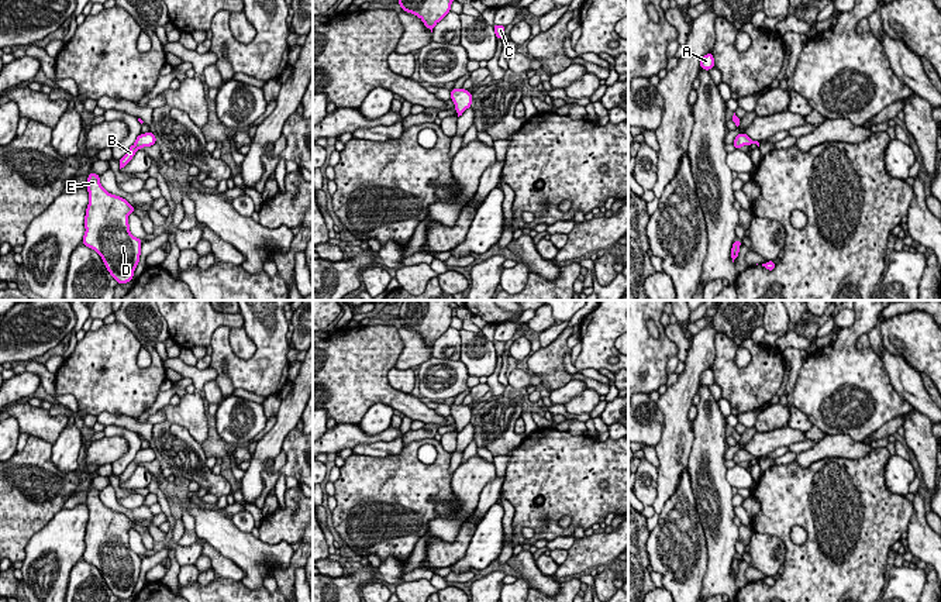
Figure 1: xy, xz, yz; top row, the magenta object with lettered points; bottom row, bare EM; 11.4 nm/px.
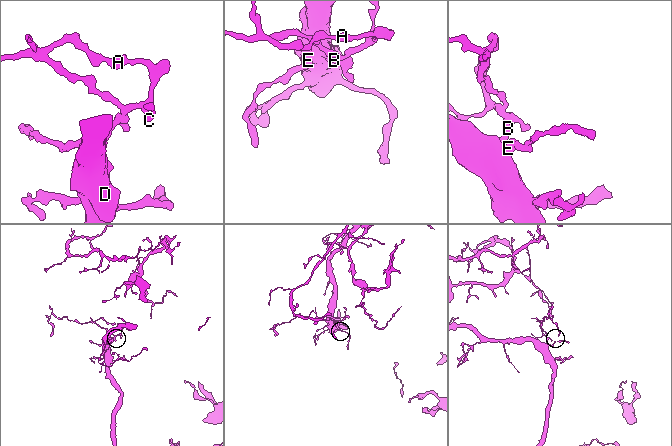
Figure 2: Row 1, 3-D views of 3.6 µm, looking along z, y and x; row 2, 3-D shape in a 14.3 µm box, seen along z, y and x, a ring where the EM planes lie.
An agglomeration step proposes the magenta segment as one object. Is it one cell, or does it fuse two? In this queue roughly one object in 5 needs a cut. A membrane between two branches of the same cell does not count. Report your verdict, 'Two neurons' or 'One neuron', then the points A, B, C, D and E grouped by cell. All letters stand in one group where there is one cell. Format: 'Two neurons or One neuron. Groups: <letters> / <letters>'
One neuron. Groups: A B C D E

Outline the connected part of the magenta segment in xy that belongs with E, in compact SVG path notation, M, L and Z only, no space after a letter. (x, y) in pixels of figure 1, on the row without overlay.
M89 489L89 520L82 560L94 565L117 599L128 599L139 578L142 557L130 548L128 530L134 529L125 515L108 509L97 489Z

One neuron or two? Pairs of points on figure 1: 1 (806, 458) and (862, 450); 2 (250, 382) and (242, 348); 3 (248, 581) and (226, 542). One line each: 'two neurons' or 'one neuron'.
1: one neuron
2: two neurons
3: one neuron

